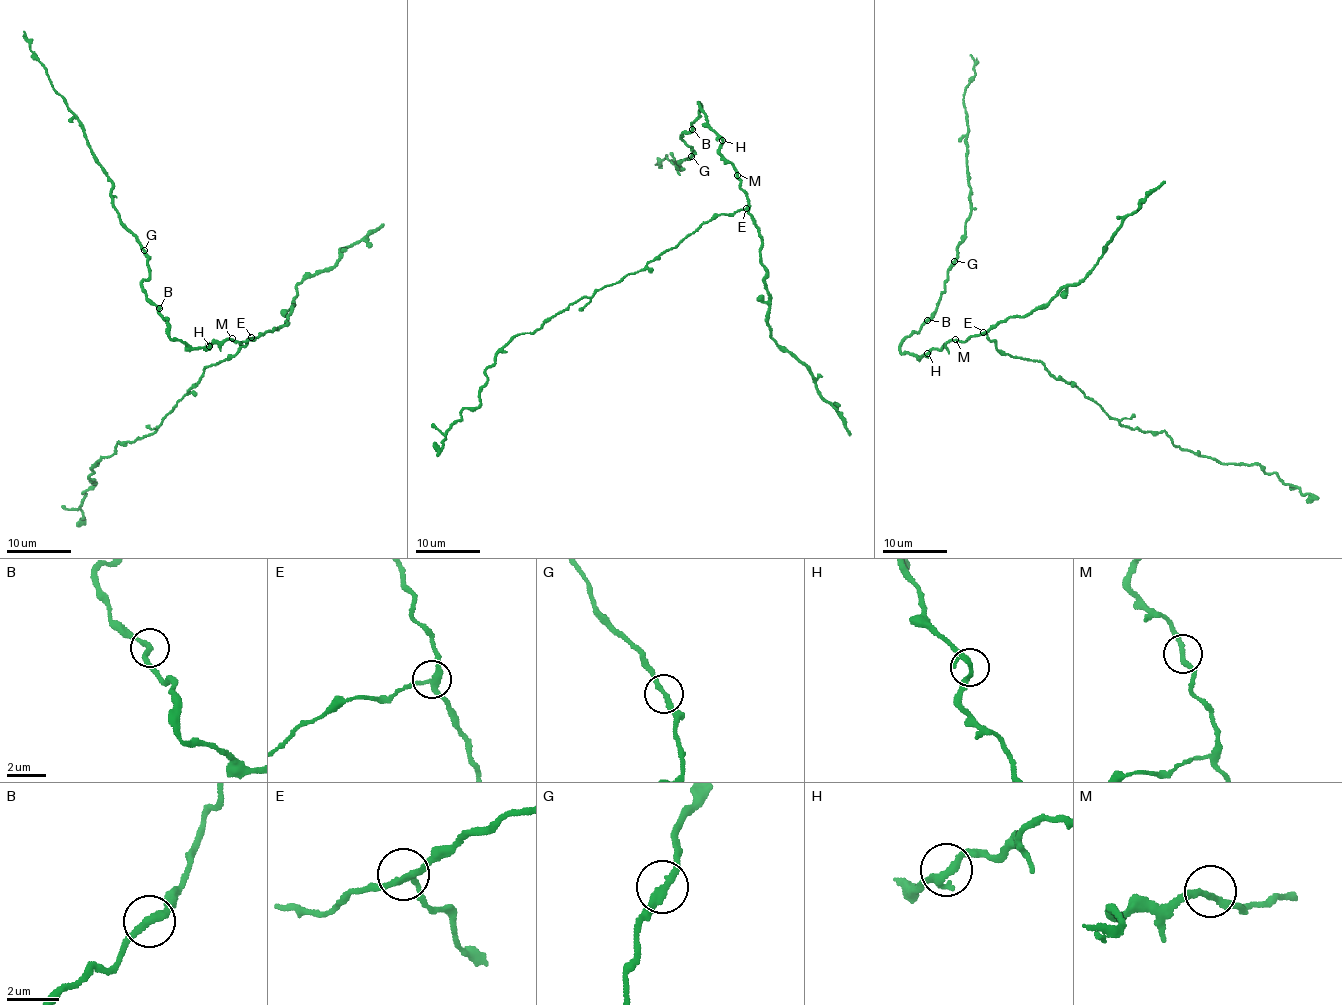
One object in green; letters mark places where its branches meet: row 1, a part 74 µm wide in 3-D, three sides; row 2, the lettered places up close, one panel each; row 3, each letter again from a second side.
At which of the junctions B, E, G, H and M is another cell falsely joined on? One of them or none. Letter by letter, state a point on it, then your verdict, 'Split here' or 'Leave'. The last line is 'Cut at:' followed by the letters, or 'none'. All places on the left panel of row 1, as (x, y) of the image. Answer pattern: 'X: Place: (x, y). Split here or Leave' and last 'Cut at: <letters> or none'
B: Place: (159, 308). Leave
E: Place: (251, 337). Split here
G: Place: (144, 250). Leave
H: Place: (209, 346). Leave
M: Place: (232, 338). Leave
Cut at: E

